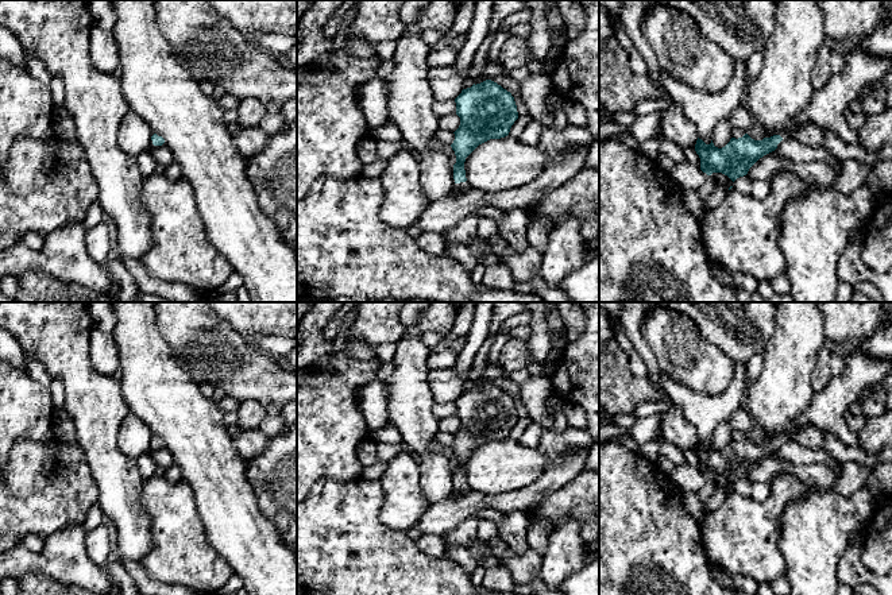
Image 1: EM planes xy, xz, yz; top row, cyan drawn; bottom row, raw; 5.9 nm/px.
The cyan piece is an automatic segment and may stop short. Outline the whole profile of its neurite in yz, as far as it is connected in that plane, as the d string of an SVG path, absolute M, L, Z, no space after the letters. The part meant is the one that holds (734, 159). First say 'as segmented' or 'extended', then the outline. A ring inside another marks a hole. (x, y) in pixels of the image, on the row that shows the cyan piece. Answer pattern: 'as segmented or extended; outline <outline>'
extended; outline M787 124L777 135L771 138L764 138L762 140L754 140L748 134L742 138L731 138L730 142L718 148L714 146L713 140L710 144L706 144L702 139L698 138L695 144L695 151L700 158L700 170L707 175L713 173L722 173L727 175L733 182L748 174L749 169L764 155L775 151L784 140L795 136L795 125Z

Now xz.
extended; outline M491 80L463 89L455 103L460 125L451 144L456 155L453 186L464 192L468 189L466 158L479 144L507 136L518 112L511 93Z

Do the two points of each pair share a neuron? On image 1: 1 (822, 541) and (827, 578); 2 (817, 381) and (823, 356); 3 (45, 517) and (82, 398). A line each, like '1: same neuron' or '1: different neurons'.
1: same neuron
2: same neuron
3: different neurons

